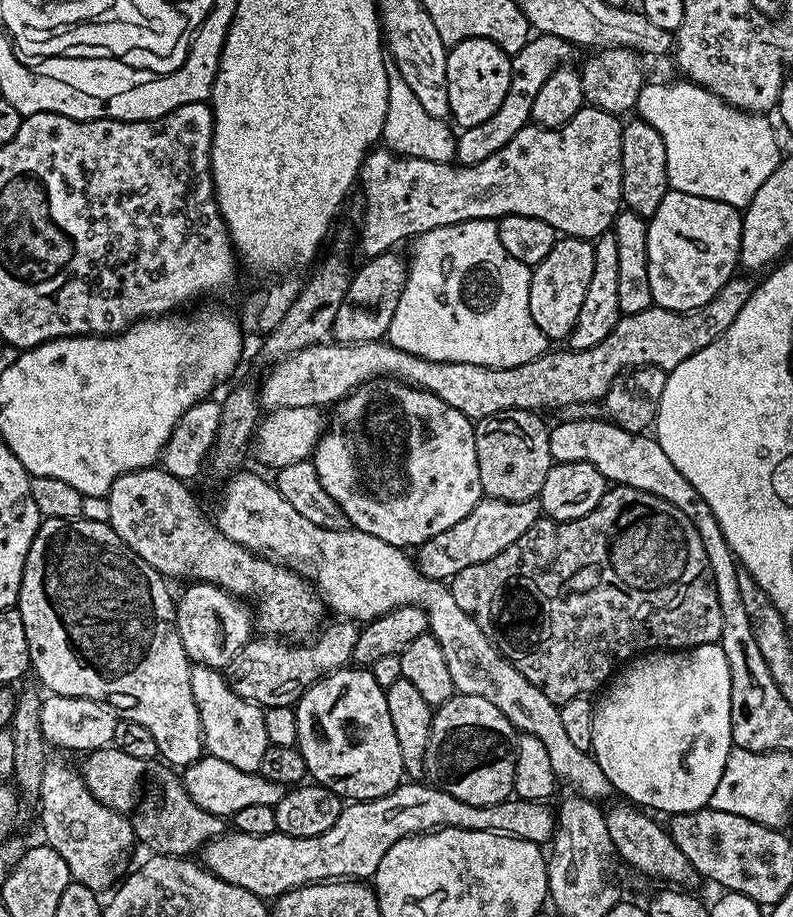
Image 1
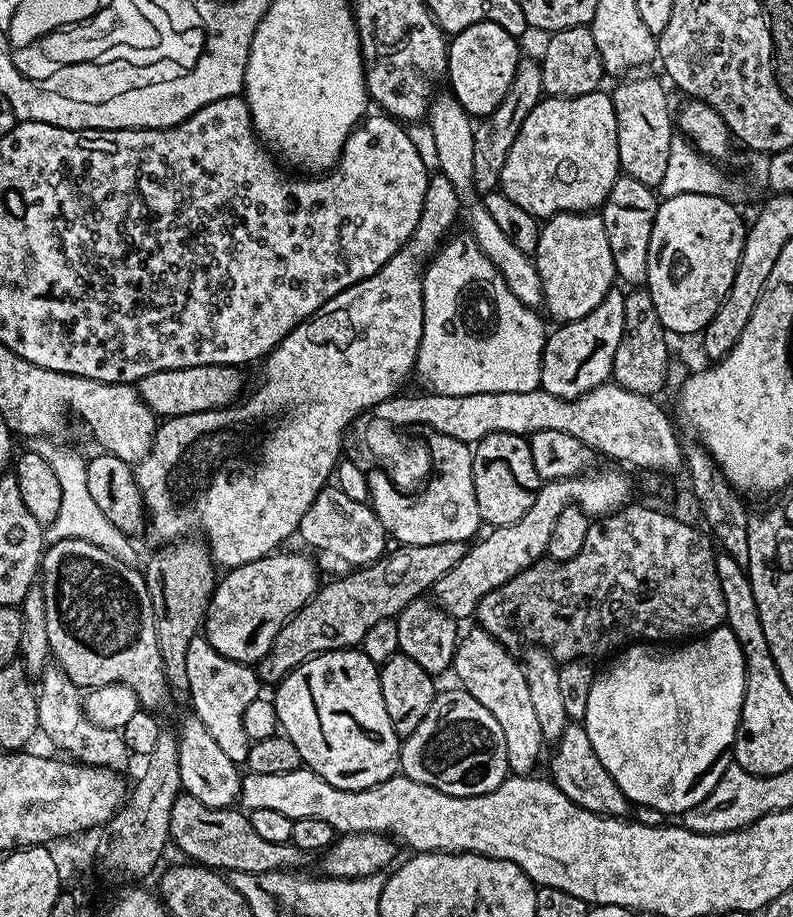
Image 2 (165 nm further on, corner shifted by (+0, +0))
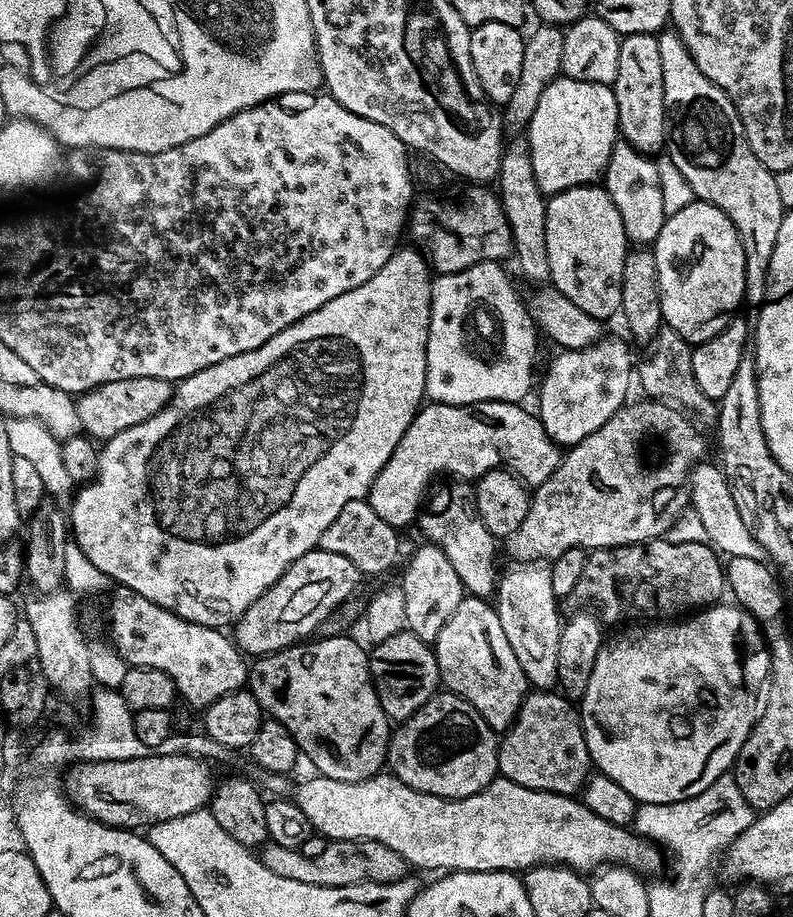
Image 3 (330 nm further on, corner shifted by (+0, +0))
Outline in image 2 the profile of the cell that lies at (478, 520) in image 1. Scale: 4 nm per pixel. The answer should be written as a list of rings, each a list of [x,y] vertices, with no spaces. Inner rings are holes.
[[[442,542],[430,546],[414,546],[405,544],[396,546],[387,554],[375,560],[373,564],[357,567],[349,576],[340,576],[332,580],[328,585],[321,587],[313,596],[310,603],[302,606],[294,615],[284,623],[282,630],[274,638],[270,650],[255,665],[256,674],[260,677],[260,683],[264,686],[275,686],[281,680],[285,680],[292,671],[302,662],[306,662],[311,656],[317,656],[323,652],[340,652],[344,648],[355,648],[363,645],[367,632],[380,620],[391,620],[399,616],[400,611],[410,602],[421,599],[425,594],[435,589],[438,578],[442,574],[450,574],[450,569],[467,554],[469,545],[465,542]]]

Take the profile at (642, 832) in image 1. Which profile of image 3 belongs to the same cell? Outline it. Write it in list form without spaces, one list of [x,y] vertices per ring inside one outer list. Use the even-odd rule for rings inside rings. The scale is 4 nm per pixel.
[[[556,690],[529,691],[499,746],[499,775],[534,790],[572,796],[583,789],[594,768],[577,705]]]

